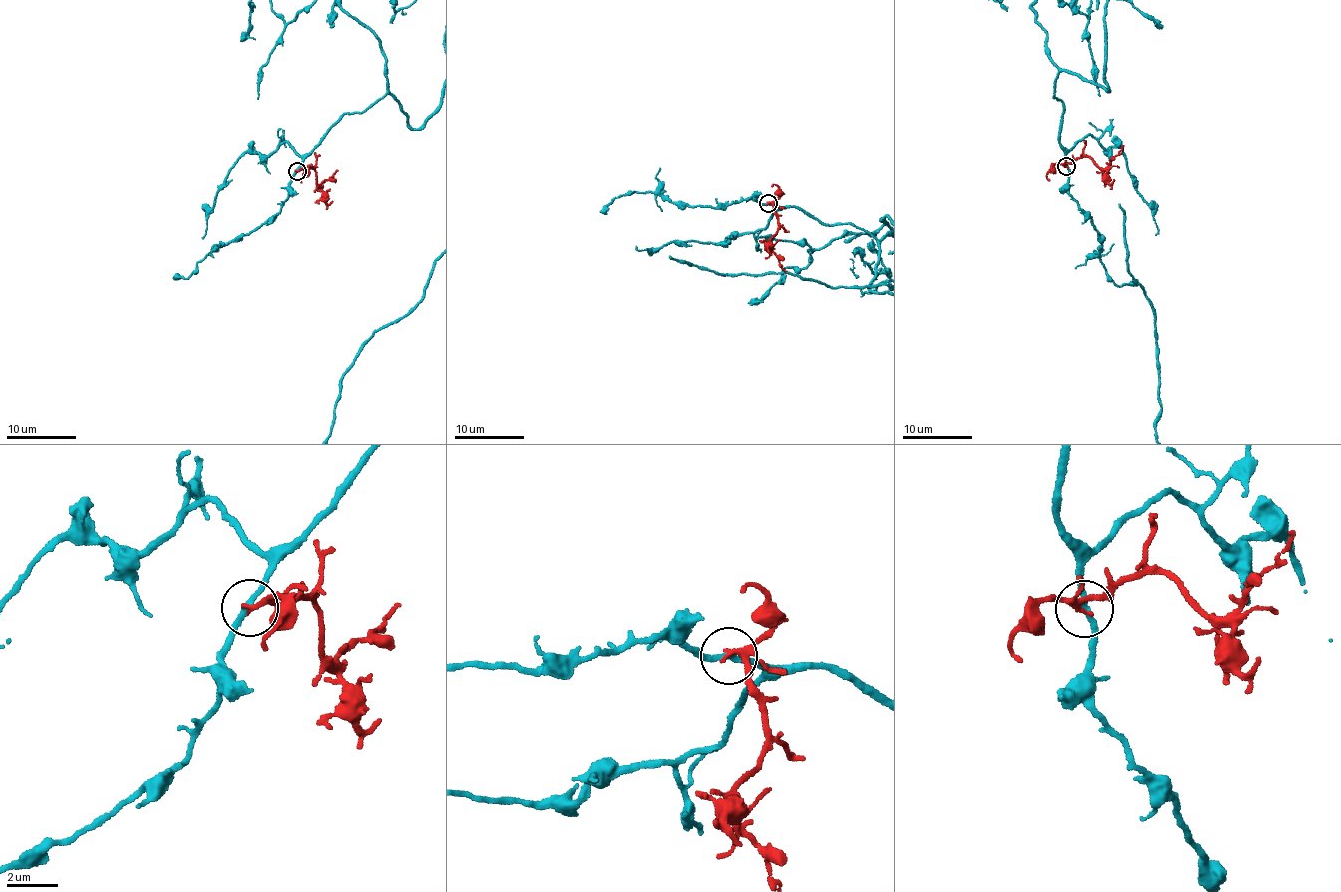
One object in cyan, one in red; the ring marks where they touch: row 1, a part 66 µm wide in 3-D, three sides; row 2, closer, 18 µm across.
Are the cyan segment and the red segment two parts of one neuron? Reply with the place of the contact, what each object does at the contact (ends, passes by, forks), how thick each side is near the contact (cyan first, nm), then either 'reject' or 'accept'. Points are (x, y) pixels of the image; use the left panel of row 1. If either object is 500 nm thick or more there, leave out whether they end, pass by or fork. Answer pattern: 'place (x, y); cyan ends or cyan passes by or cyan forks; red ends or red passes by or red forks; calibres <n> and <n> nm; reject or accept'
place (297, 171); cyan passes by; red forks; calibres 220 and 150 nm; reject

